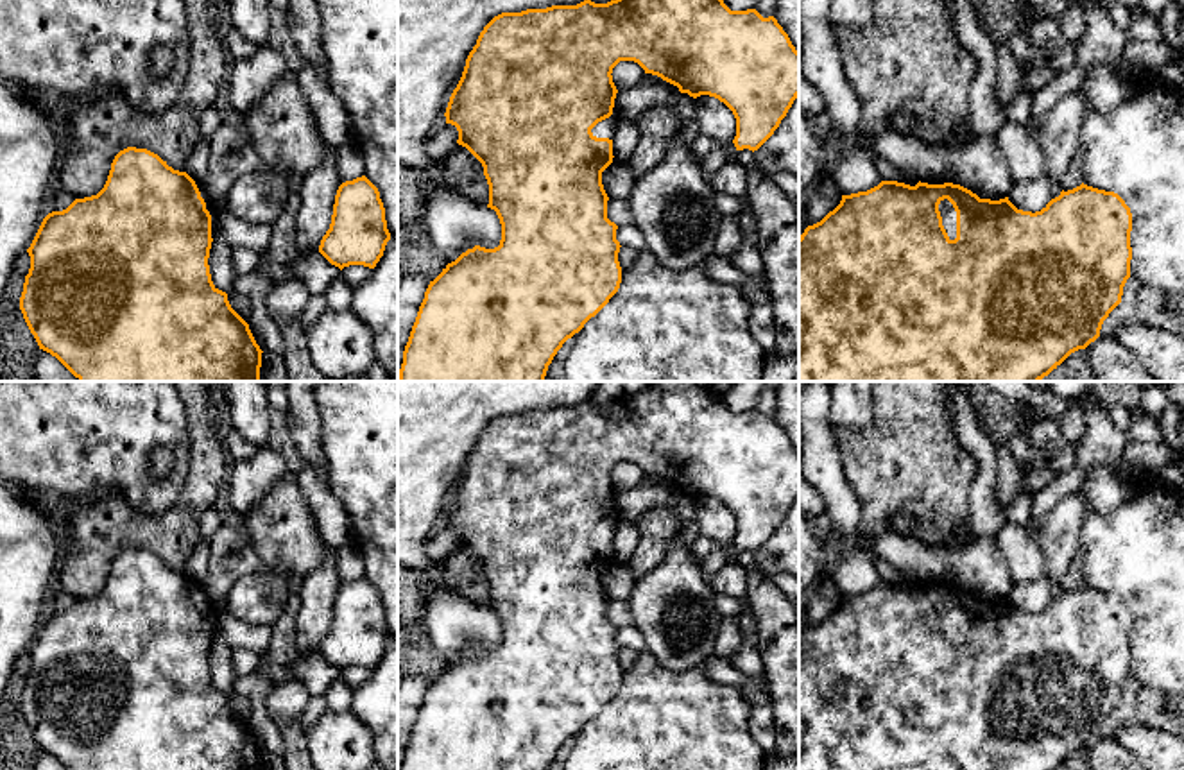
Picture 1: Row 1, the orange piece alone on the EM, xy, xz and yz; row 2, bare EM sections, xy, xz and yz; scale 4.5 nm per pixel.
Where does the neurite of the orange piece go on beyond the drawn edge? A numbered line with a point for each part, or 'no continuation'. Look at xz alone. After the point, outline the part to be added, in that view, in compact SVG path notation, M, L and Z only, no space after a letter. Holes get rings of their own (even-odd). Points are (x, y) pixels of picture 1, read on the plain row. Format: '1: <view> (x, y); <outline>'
1: xz (606, 529); M616 507L613 509L613 516L602 523L598 523L591 534L596 539L609 539L613 541L616 537L616 525L618 525L620 518L618 518L618 510Z

